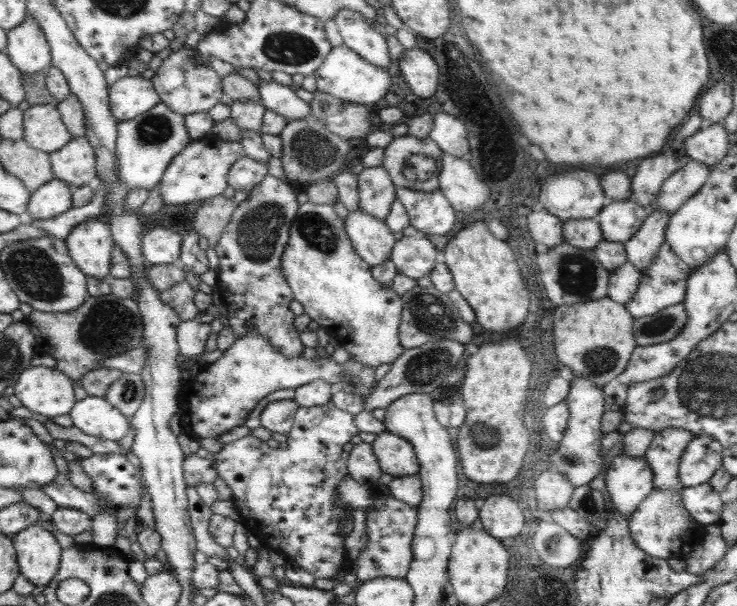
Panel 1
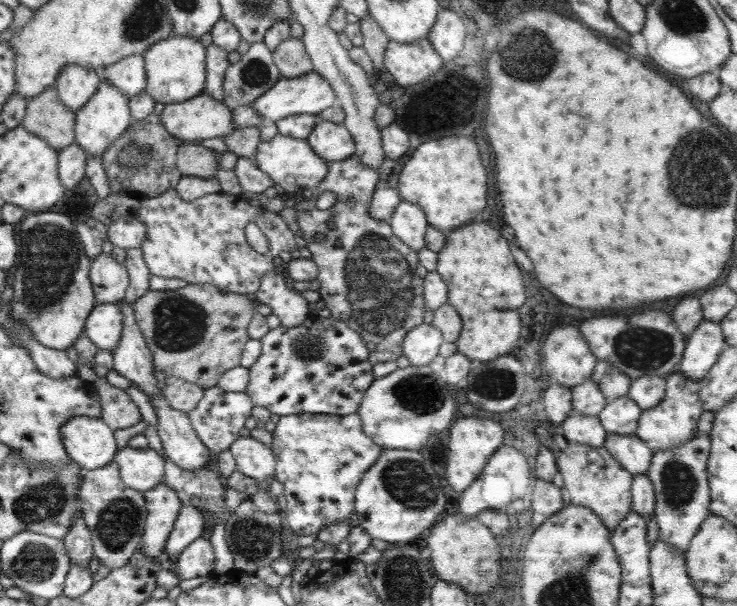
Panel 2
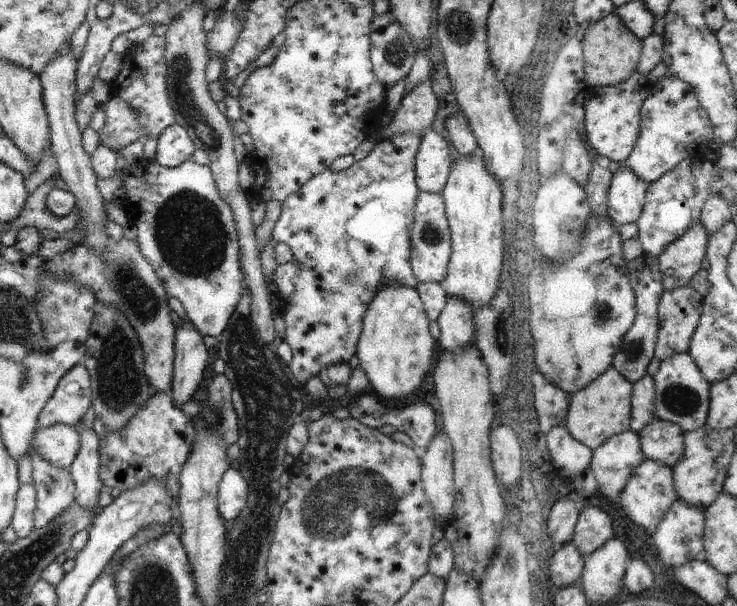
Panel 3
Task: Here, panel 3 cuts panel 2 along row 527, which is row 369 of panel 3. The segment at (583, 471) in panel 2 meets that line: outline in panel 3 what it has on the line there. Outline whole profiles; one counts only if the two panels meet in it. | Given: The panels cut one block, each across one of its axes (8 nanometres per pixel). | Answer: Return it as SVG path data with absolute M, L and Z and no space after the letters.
M610 366L600 377L572 395L565 428L572 438L594 451L613 435L630 428L632 392L633 383Z

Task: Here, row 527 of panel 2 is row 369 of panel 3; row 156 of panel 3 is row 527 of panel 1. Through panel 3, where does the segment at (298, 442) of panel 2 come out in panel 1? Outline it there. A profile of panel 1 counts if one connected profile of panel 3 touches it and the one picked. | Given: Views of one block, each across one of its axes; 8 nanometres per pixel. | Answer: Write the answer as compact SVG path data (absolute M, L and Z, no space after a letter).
M378 493L375 498L375 503L365 512L365 549L360 551L350 566L358 585L379 576L405 578L414 556L412 541L417 526L417 507L406 504L391 494L380 496Z

